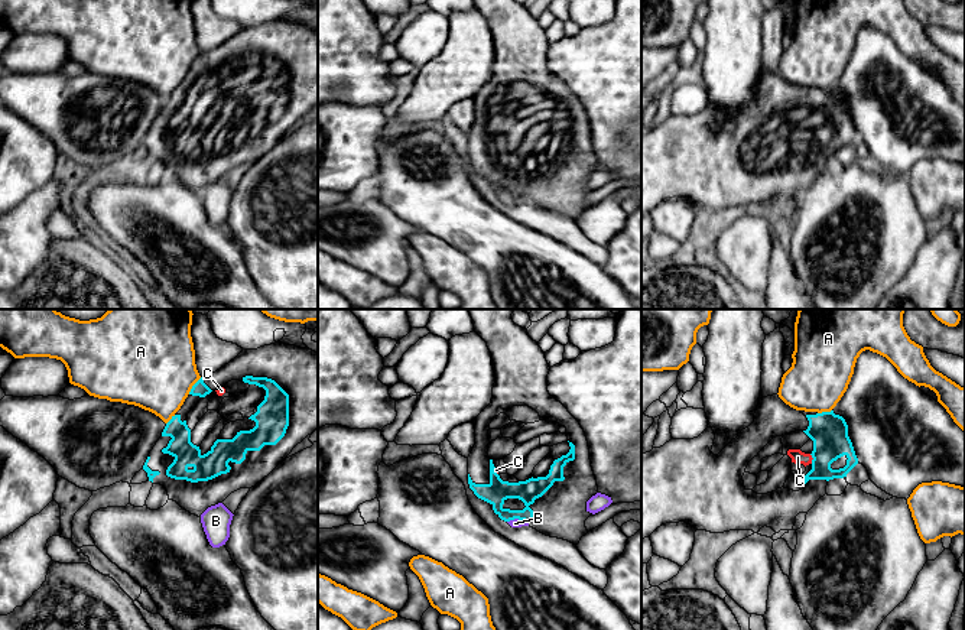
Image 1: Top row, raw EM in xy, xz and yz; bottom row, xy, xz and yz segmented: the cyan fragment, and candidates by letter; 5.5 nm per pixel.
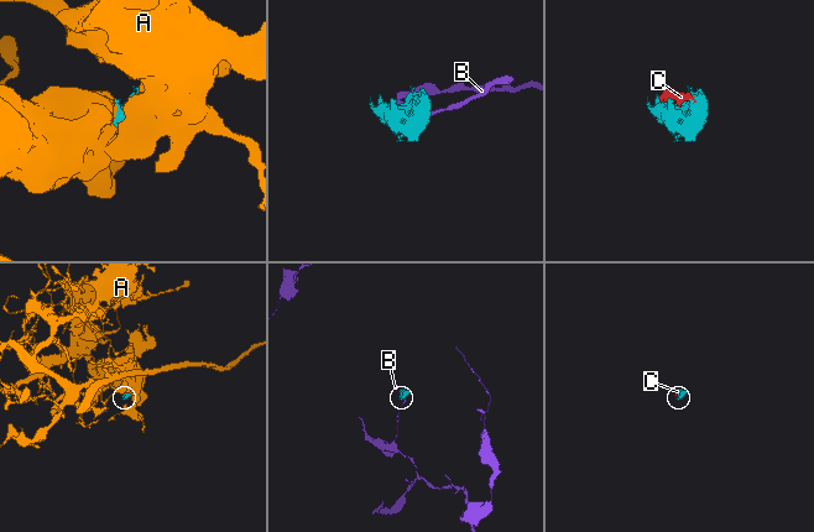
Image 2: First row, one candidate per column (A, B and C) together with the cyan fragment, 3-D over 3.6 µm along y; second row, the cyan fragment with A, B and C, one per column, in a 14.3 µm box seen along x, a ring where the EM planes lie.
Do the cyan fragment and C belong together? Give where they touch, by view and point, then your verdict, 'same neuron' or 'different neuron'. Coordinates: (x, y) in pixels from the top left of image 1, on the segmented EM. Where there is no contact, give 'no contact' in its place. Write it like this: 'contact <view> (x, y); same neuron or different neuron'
contact yz (812, 457); same neuron

